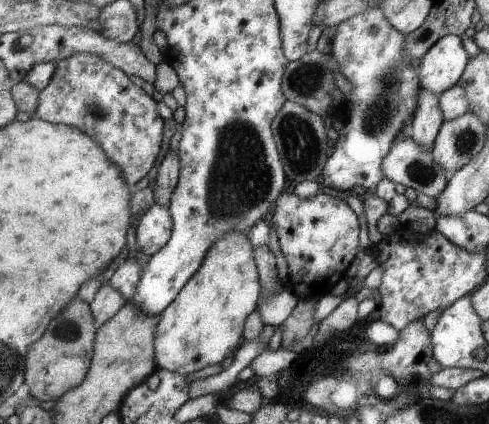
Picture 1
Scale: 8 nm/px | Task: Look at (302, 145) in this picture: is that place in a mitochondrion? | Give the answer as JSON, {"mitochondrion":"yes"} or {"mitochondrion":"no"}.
{"mitochondrion":"yes"}

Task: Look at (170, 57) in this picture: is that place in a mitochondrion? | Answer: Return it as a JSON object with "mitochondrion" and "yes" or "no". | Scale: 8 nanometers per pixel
{"mitochondrion":"no"}

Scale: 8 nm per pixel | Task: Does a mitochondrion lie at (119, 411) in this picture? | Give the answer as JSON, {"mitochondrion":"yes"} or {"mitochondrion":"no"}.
{"mitochondrion":"no"}

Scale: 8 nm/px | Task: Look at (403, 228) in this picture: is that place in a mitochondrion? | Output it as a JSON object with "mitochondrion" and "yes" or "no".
{"mitochondrion":"no"}

